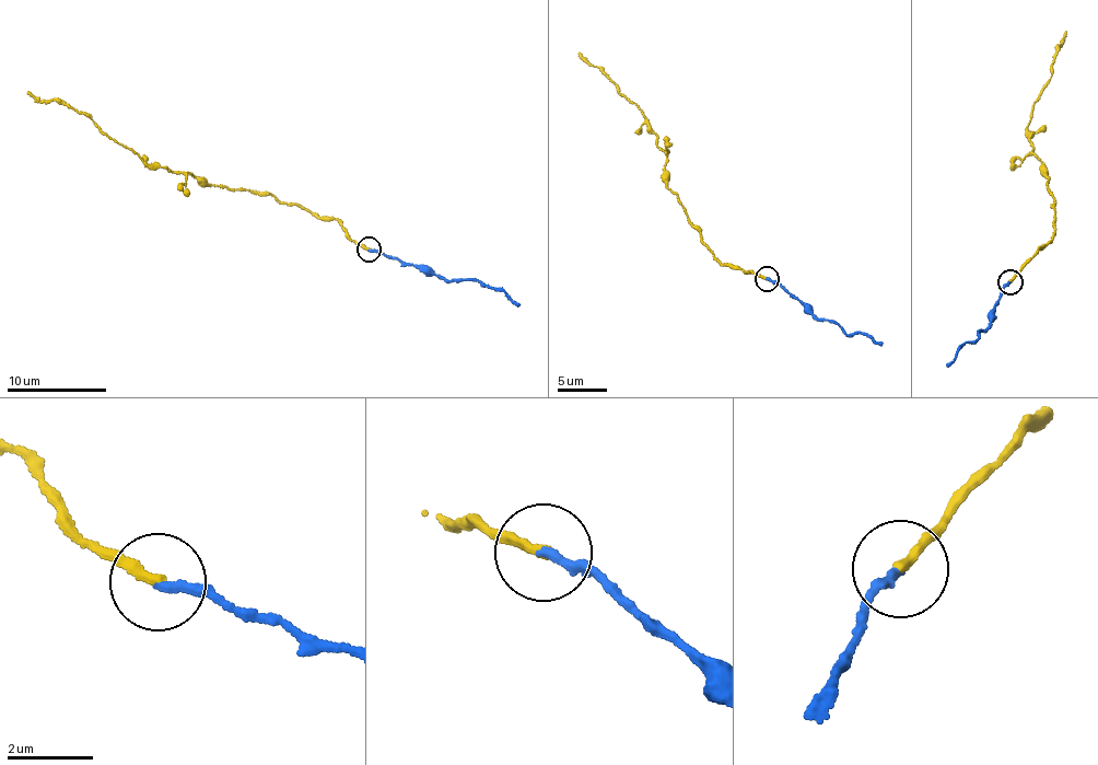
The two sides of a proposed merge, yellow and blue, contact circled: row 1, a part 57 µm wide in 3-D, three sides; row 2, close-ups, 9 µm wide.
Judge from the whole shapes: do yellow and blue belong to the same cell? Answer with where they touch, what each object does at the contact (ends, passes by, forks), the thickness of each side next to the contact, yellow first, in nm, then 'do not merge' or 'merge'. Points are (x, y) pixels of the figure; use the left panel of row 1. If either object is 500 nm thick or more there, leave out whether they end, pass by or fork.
at (369, 250); yellow ends there; blue ends there; 240 nm thick on the yellow side, 240 nm on the other; merge

